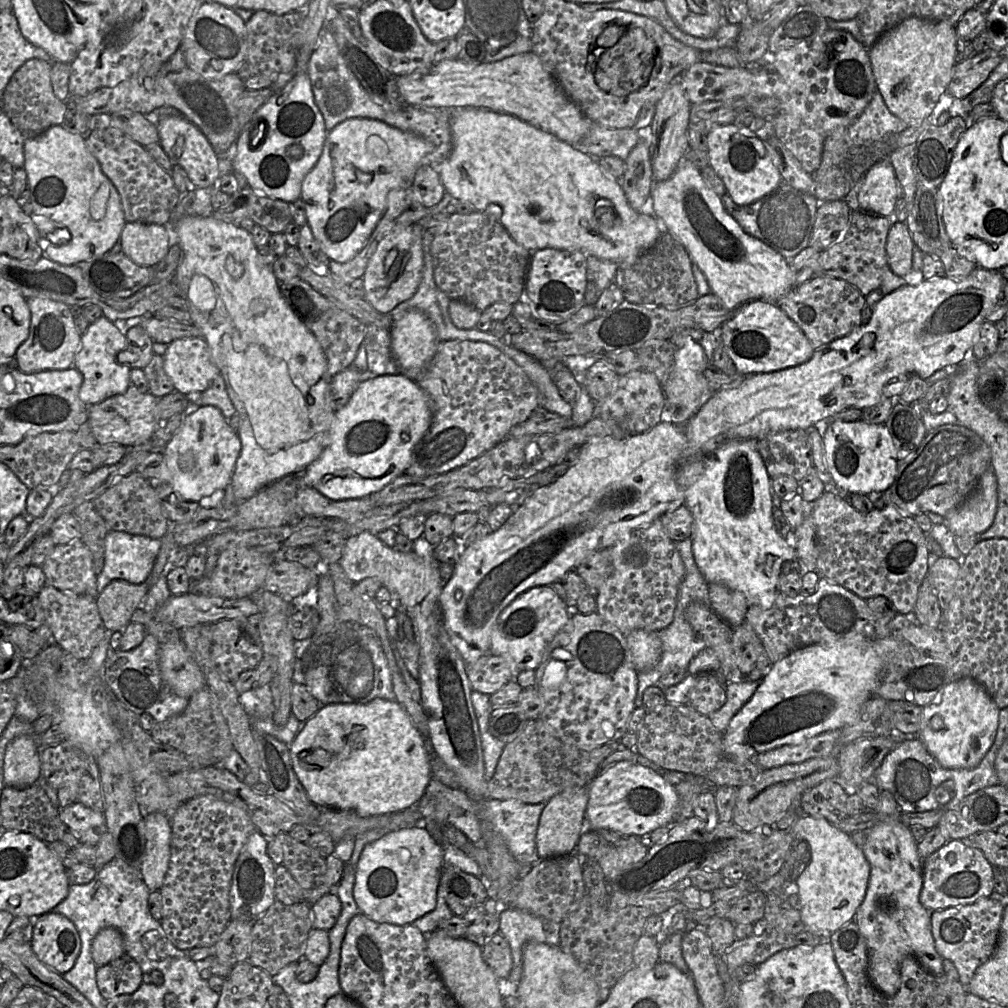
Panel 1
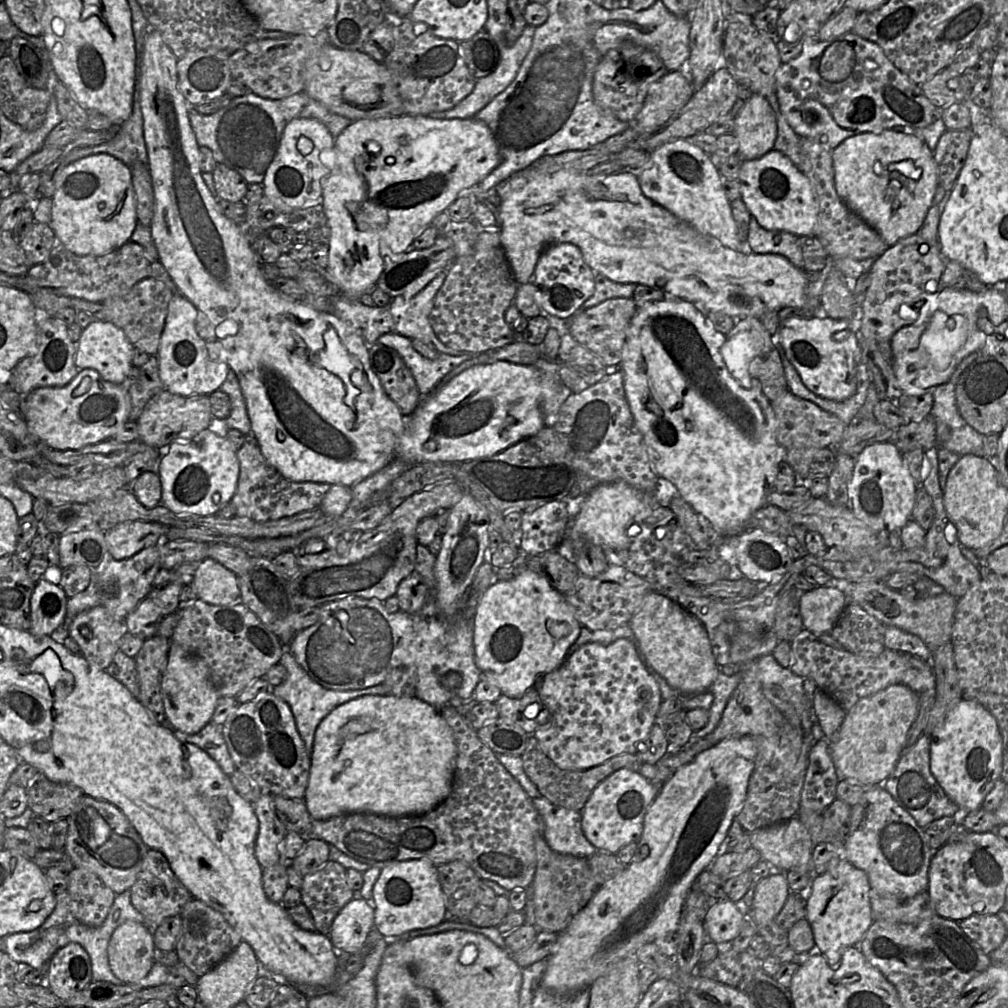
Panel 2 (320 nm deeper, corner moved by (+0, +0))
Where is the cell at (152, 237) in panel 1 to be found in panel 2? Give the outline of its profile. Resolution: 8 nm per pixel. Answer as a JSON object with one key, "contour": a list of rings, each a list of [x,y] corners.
{"contour":[[[180,292],[175,293],[169,303],[166,323],[158,349],[159,377],[172,394],[181,396],[210,395],[220,390],[230,367],[227,362],[212,360],[208,342],[197,332],[196,321],[199,310]]]}

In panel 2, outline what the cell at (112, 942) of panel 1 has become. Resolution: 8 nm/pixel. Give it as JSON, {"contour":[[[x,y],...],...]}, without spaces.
{"contour":[[[135,921],[124,922],[108,943],[111,971],[123,984],[136,984],[150,972],[155,948],[151,929]]]}

